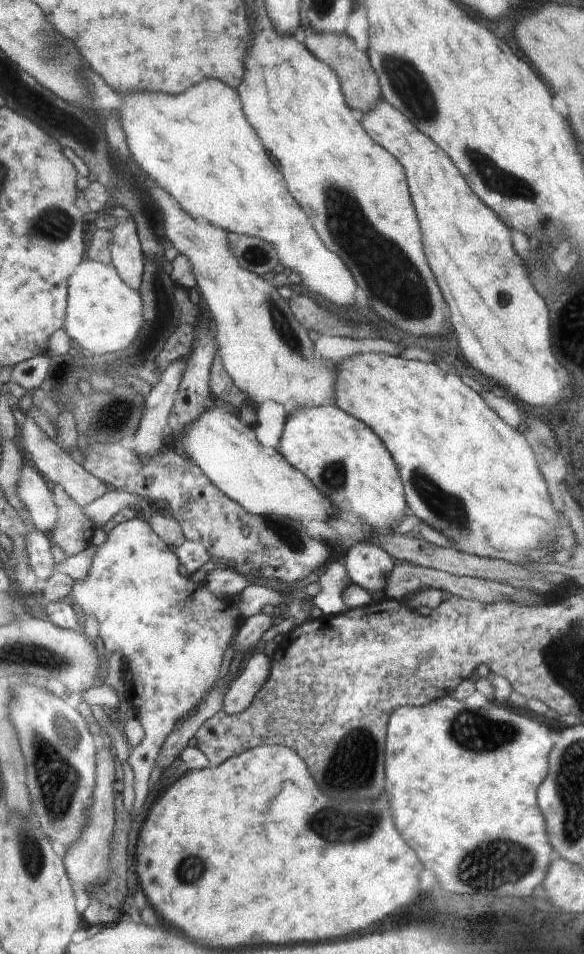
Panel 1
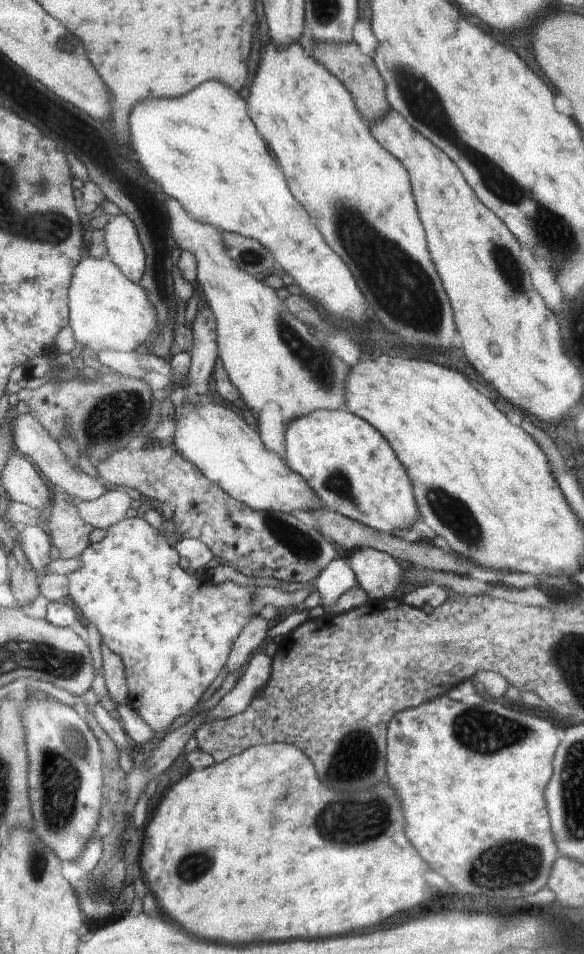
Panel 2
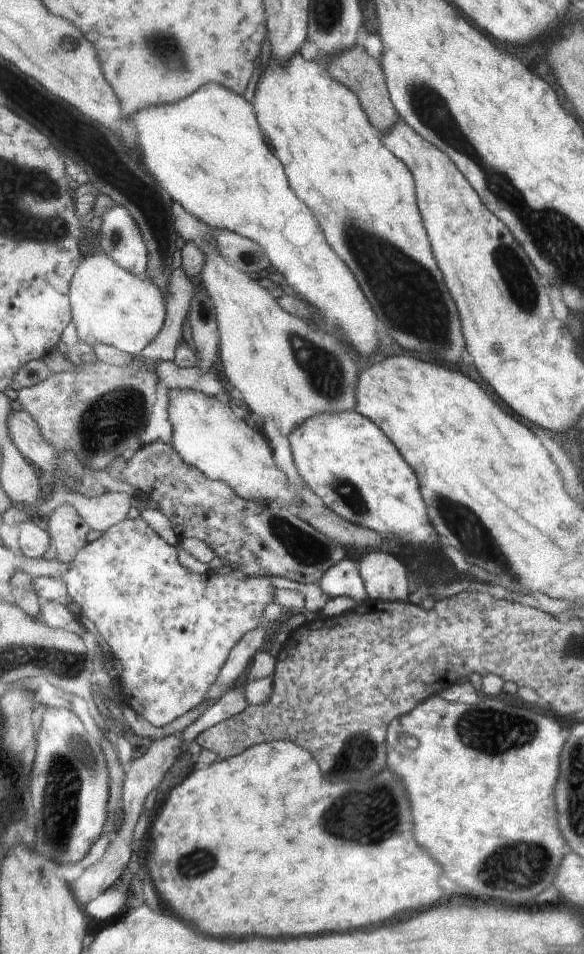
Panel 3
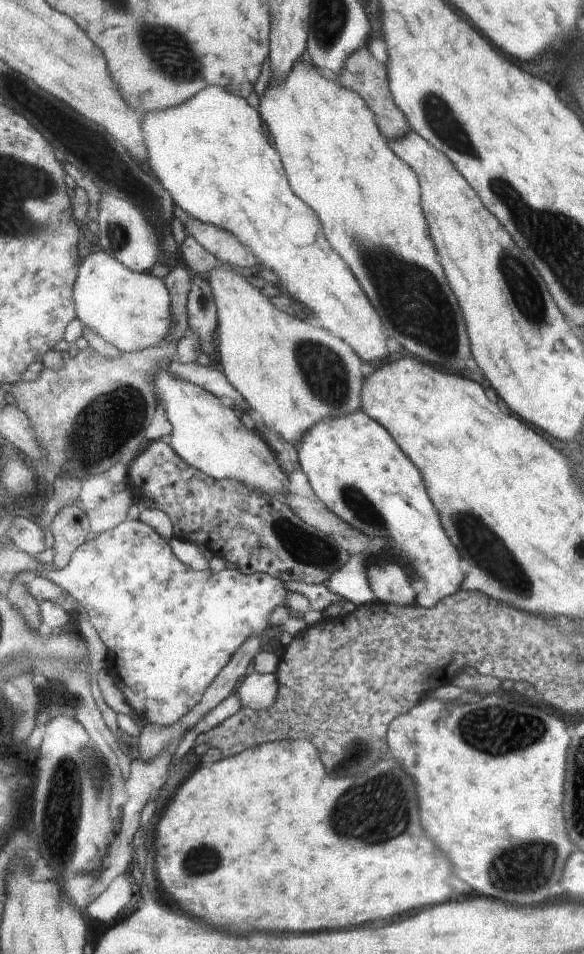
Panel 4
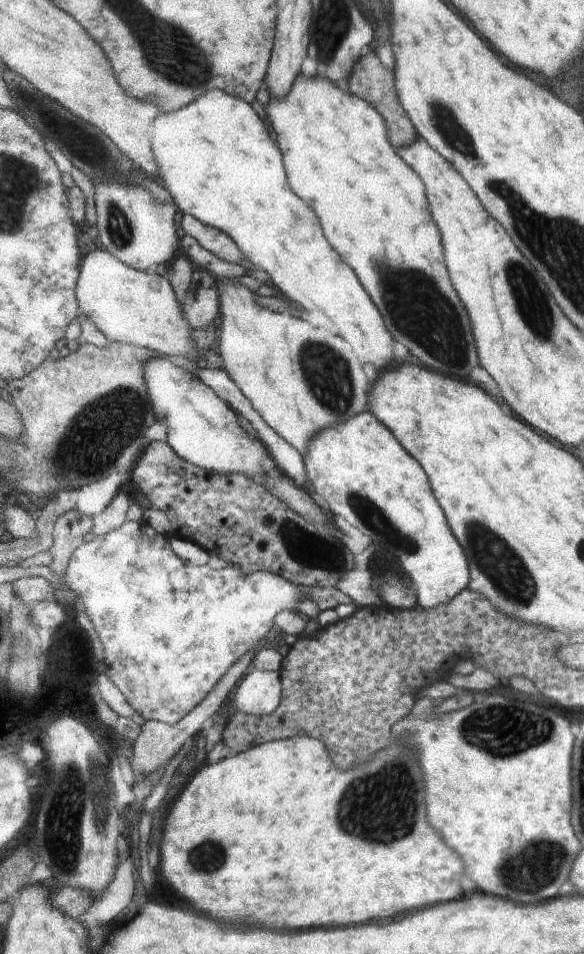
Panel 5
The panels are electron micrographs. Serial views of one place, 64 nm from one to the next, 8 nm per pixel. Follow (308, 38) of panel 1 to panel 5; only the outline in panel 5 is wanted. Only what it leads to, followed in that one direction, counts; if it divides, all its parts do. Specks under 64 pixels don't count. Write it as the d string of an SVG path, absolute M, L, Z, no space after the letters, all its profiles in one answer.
M368 49L368 52L364 53L362 58L356 62L351 82L346 87L348 92L363 97L364 100L368 100L368 104L376 104L376 108L380 108L380 112L384 112L383 119L388 120L388 124L392 124L392 144L396 144L396 149L398 149L398 144L402 146L412 143L418 138L415 126L400 104L393 70L383 64L373 49Z

